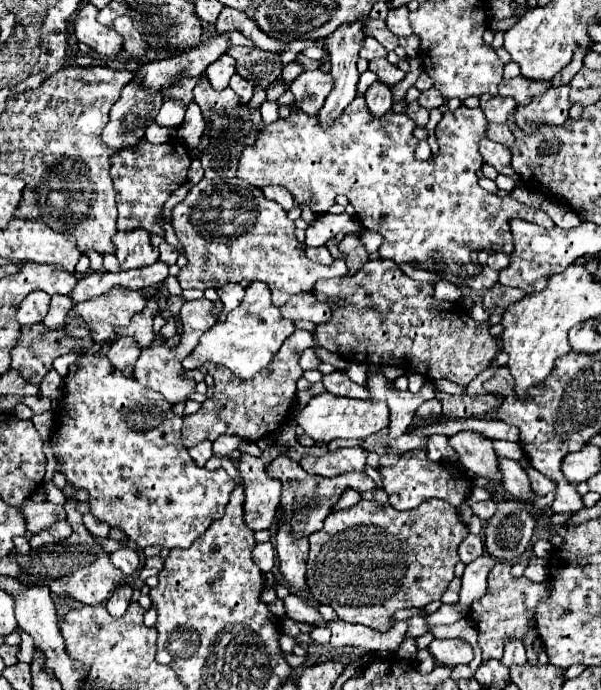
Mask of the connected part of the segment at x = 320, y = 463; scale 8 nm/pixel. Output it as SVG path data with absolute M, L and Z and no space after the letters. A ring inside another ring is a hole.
M341 447L337 451L327 451L323 457L303 455L299 465L313 475L335 477L347 471L365 471L367 451L363 447Z

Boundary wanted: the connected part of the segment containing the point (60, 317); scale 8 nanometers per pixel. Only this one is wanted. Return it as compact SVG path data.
M53 295L47 317L43 319L45 327L65 327L65 315L73 307L73 299L69 295Z

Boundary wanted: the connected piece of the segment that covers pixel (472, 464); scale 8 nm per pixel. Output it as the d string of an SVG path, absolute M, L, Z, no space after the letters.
M461 431L449 439L451 447L459 453L459 461L477 477L487 479L491 485L501 485L499 455L493 449L493 441L475 431Z

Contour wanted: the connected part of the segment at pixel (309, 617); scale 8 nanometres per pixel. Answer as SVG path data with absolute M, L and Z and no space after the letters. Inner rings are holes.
M289 593L283 601L285 601L287 617L291 617L295 621L305 621L305 623L319 623L321 621L319 611L307 599L303 599L295 593Z

